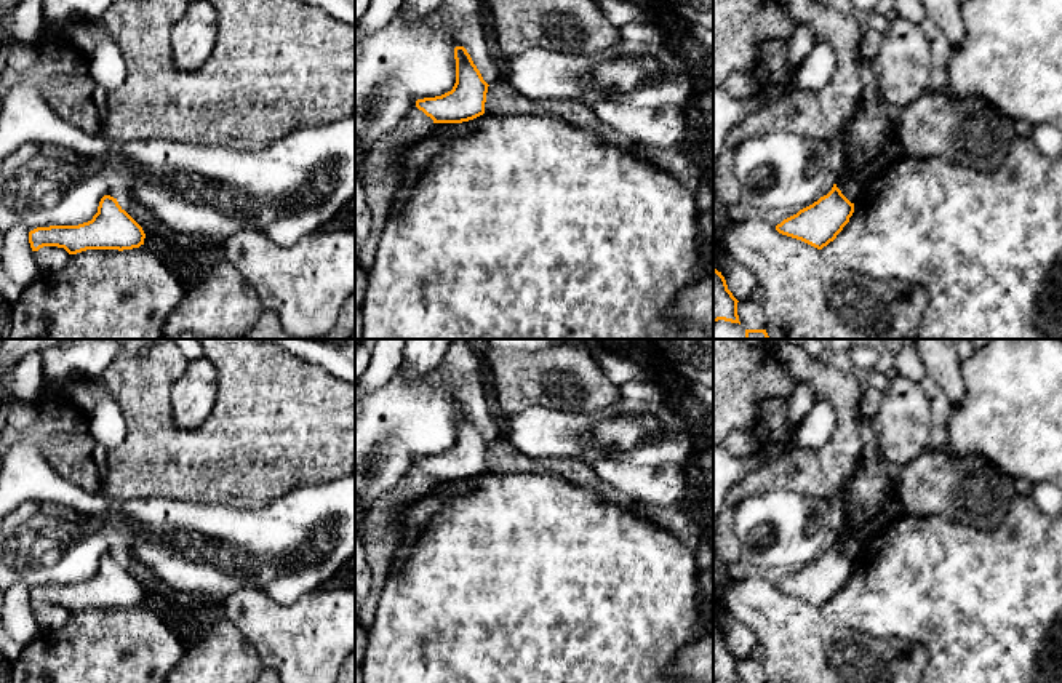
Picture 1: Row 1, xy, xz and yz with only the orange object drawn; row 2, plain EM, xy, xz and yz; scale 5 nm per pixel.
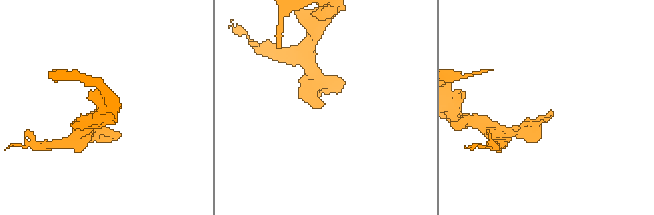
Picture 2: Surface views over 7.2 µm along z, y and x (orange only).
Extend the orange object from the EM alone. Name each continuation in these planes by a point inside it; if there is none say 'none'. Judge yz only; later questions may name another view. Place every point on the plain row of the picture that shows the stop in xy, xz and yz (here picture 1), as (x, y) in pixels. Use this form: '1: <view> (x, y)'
none

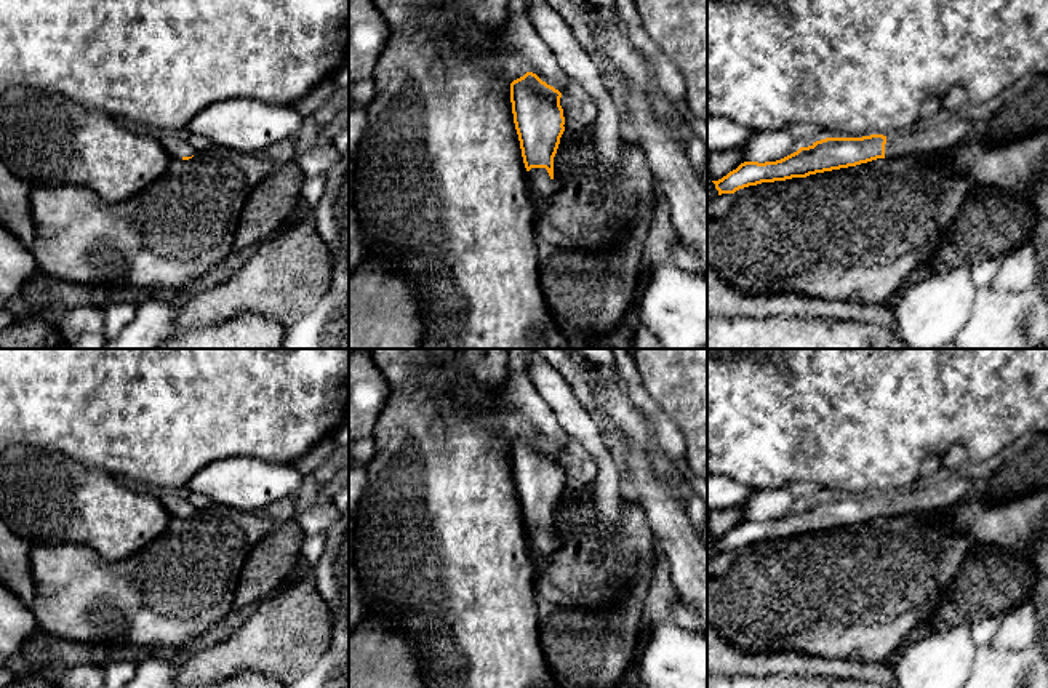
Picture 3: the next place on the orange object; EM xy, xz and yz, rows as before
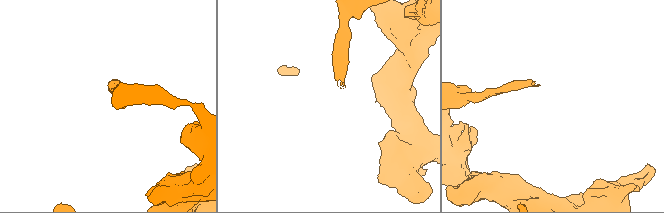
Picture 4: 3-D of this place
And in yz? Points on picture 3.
1: yz (943, 493)

